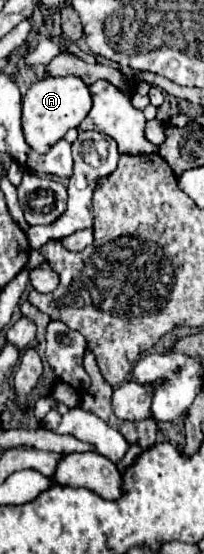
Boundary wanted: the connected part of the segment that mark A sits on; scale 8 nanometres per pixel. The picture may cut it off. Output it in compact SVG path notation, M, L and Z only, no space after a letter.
M49 76L41 82L35 82L23 98L23 132L27 144L35 152L45 154L55 142L59 142L67 134L67 130L77 128L81 120L89 114L89 110L91 110L91 94L81 78Z

